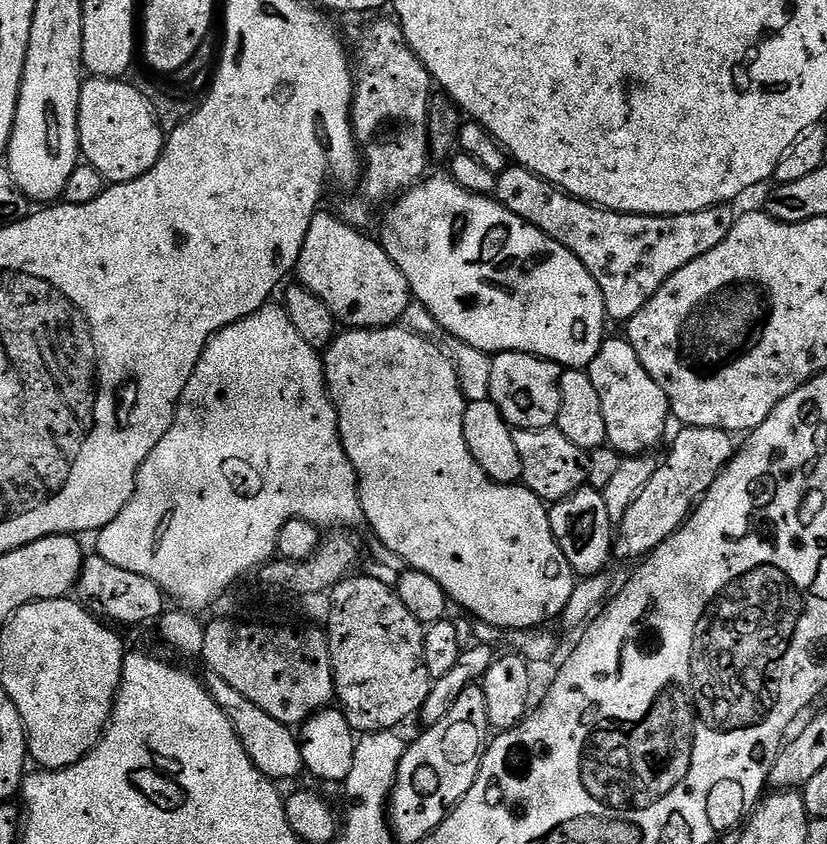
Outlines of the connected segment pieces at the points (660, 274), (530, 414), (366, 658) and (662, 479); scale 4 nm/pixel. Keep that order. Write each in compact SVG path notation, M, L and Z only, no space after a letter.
M509 166L496 177L495 199L518 218L542 230L554 242L562 242L598 282L609 321L627 322L654 298L654 294L682 266L714 250L734 226L737 218L728 204L719 204L694 214L677 216L635 216L612 212L585 200L574 198L561 188L546 182L538 174L519 166Z
M497 352L492 356L489 397L513 429L553 427L560 409L561 371L553 360L521 352Z
M353 574L347 580L341 580L330 593L332 599L332 609L328 612L328 624L326 623L326 635L328 637L328 649L330 650L330 658L332 659L332 669L334 670L334 682L336 683L335 699L338 701L338 708L344 713L346 722L356 734L366 732L387 732L389 730L399 729L403 720L408 720L411 716L415 717L421 706L426 702L426 698L432 689L433 678L426 670L426 658L424 657L424 629L425 625L418 622L418 618L414 618L414 614L410 614L410 610L406 610L406 606L402 606L402 598L398 598L395 587L391 583L383 584L376 576L359 576Z
M684 426L672 440L672 449L654 470L654 478L642 486L630 510L618 521L618 539L614 548L624 556L643 558L666 542L692 515L697 504L710 490L718 474L731 462L738 451L733 433L710 426Z

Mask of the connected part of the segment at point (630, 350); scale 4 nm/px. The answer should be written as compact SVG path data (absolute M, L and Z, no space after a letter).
M626 338L605 339L604 344L594 354L587 369L594 390L598 390L598 402L602 402L602 418L606 418L607 447L620 453L621 457L638 456L653 451L652 447L664 436L670 421L668 396L650 378L646 366L634 354L634 346Z

